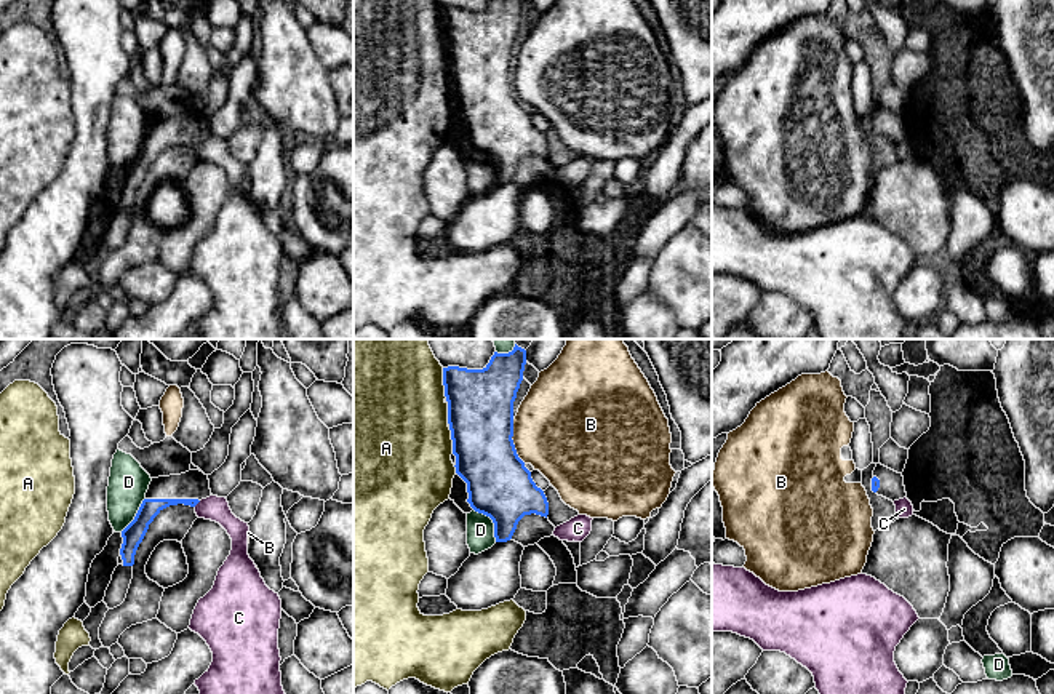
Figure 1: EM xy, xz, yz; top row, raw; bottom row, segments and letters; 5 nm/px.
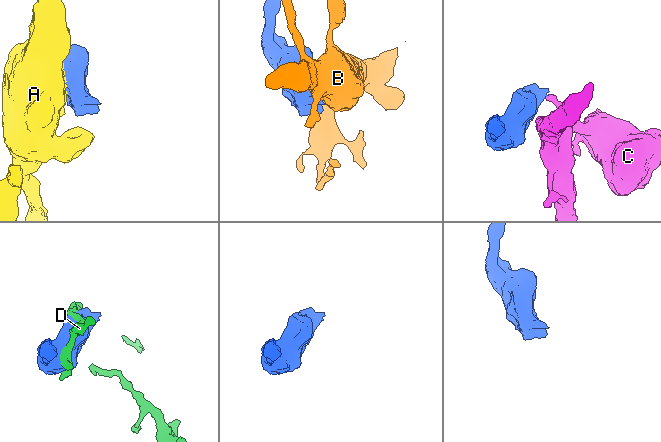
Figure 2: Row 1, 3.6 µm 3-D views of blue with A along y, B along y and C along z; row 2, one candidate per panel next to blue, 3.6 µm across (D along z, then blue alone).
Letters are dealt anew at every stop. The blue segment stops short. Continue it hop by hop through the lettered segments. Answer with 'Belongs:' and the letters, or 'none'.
Belongs: none

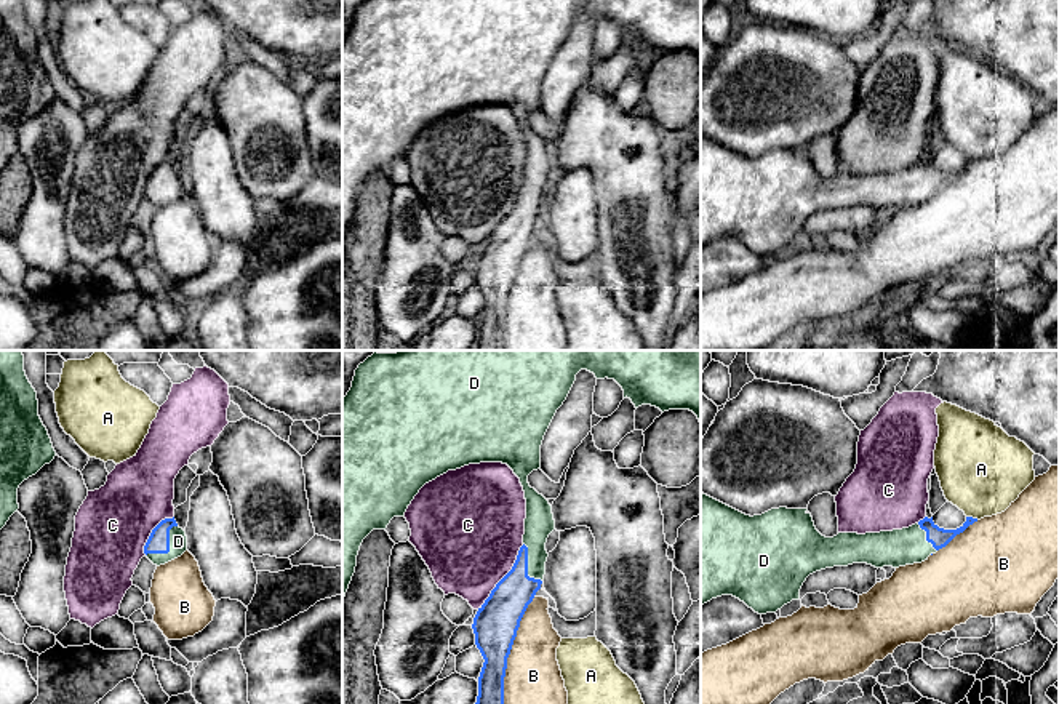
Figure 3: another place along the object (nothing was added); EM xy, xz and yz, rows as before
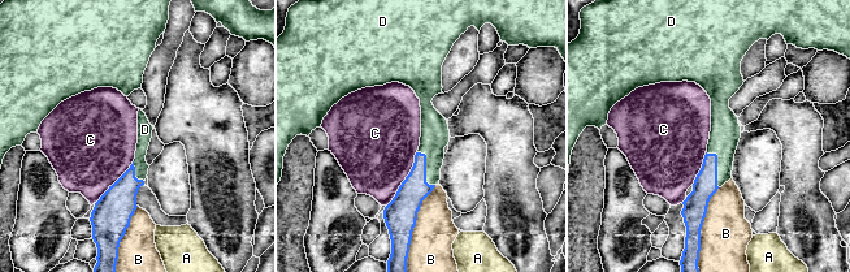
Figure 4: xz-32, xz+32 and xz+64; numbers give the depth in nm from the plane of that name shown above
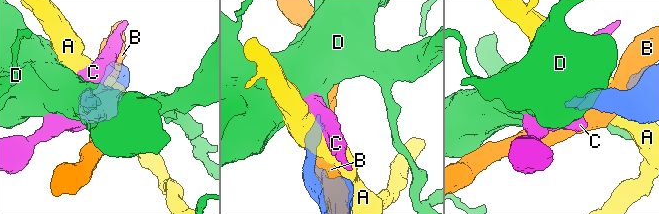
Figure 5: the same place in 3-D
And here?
Belongs: D

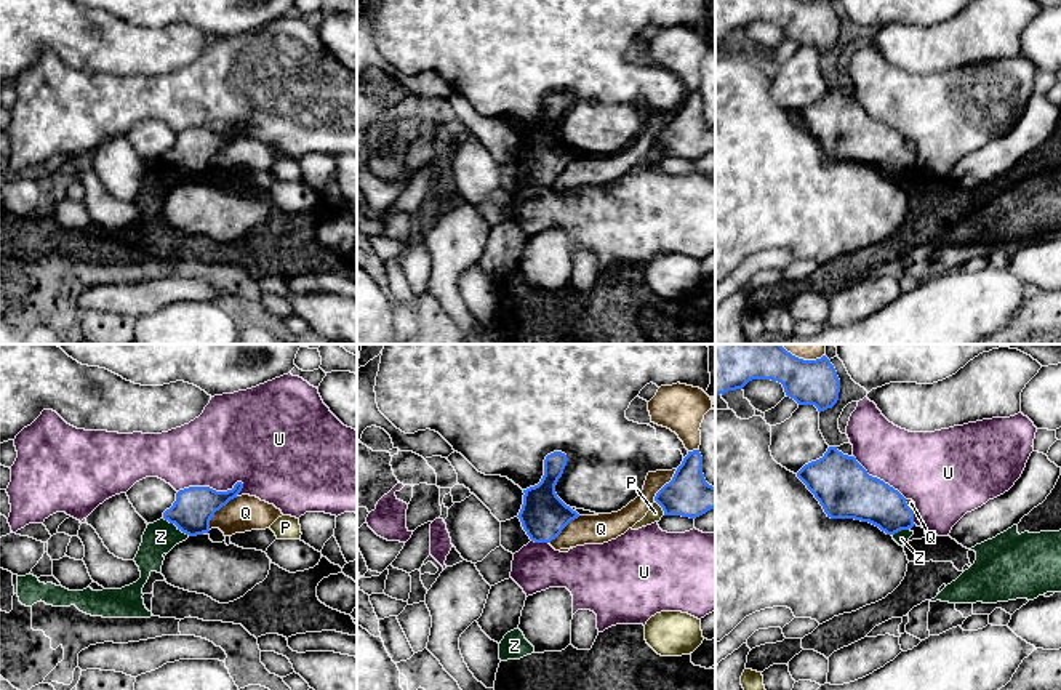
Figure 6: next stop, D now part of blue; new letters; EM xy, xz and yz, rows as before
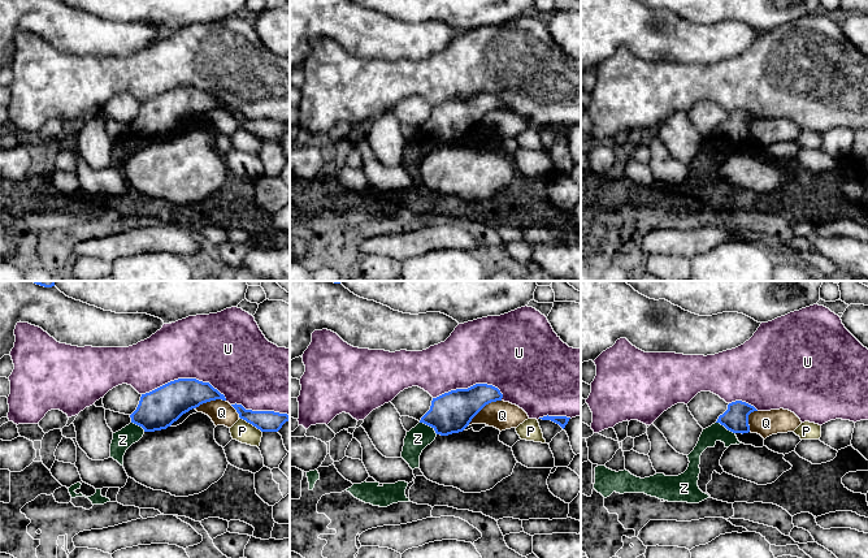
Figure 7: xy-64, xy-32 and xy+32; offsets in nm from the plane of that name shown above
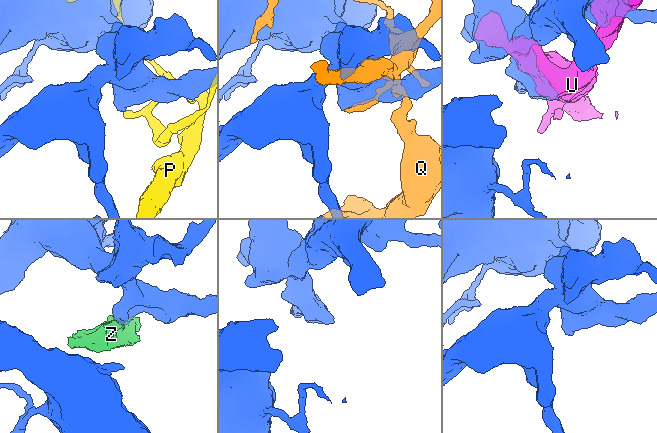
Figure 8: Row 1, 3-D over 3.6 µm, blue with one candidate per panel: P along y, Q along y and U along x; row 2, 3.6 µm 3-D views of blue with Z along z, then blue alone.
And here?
Belongs: none

